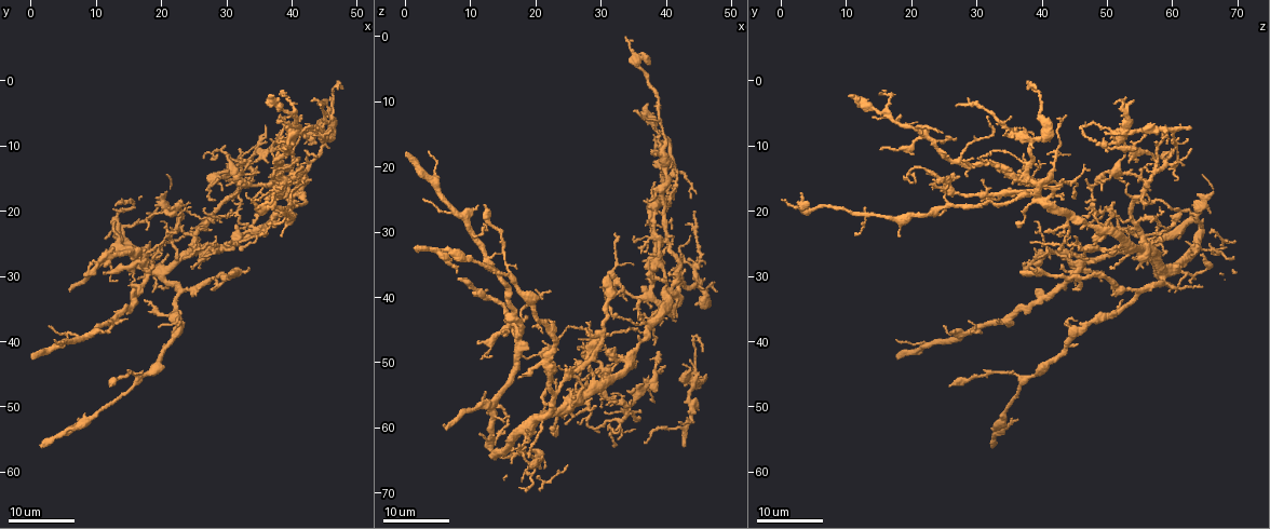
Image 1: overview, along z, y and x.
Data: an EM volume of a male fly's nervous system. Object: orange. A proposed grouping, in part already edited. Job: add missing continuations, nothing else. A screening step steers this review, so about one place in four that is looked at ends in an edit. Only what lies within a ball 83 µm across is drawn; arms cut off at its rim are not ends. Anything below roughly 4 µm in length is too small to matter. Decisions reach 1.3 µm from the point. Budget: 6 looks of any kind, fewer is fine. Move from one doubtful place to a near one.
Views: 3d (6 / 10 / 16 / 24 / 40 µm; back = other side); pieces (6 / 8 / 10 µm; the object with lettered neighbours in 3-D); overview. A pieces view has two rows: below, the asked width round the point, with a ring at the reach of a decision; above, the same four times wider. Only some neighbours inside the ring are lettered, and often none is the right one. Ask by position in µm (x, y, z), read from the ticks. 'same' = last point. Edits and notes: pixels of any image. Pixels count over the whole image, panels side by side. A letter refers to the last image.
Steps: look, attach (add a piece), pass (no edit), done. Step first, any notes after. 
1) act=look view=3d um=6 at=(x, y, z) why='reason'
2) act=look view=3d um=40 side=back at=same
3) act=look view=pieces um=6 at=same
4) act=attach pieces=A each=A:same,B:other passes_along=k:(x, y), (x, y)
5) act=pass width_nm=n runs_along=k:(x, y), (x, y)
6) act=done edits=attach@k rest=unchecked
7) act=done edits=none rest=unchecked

act=look view=3d um=16 at=(8.0, 29.5, 37.5) why='branch stops here'

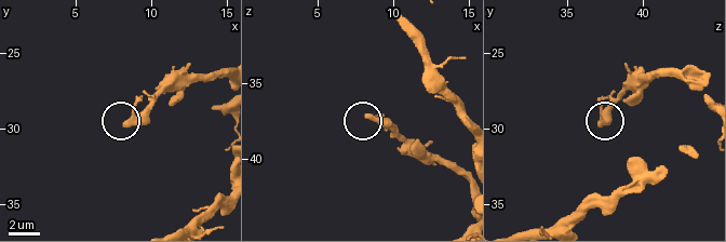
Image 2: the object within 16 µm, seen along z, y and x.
act=look view=pieces um=10 at=(8.4, 29.8, 37.0)

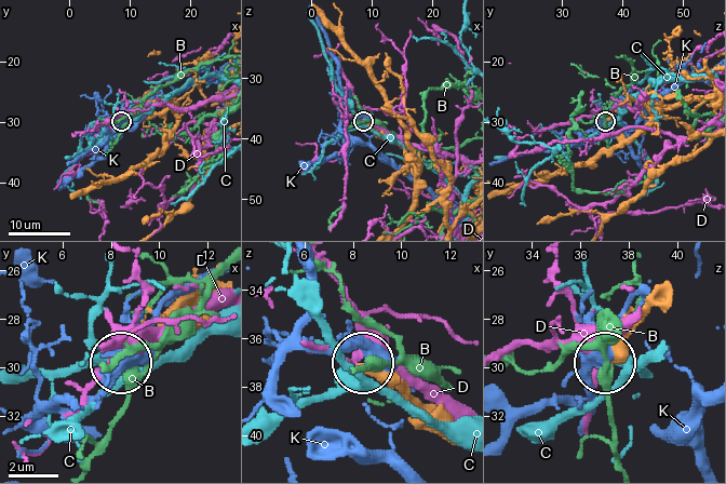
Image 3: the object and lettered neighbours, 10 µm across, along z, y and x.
act=pass each=B:other,C:other,D:other,K:other found='none of them fits'

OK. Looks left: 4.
act=look view=3d um=24 at=(31.0, 29.5, 37.0) why='long arm stops here'

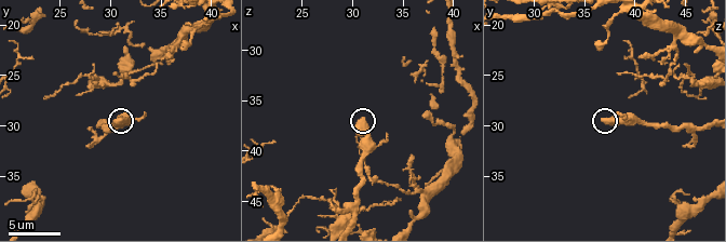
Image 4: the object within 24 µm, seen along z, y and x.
act=look view=pieces um=6 at=(30.8, 29.2, 36.8)

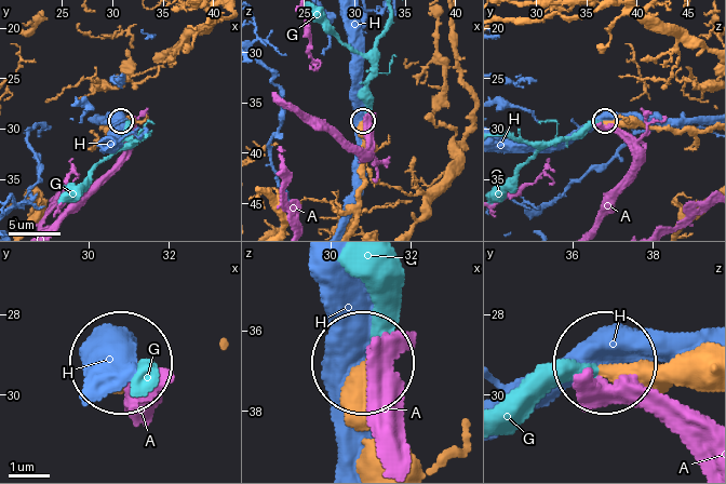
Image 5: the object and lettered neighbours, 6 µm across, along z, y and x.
act=attach pieces=G each=A:other,G:same,H:other found='it goes on there'

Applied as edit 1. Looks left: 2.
act=done edits=attach@5 rest=unchecked

